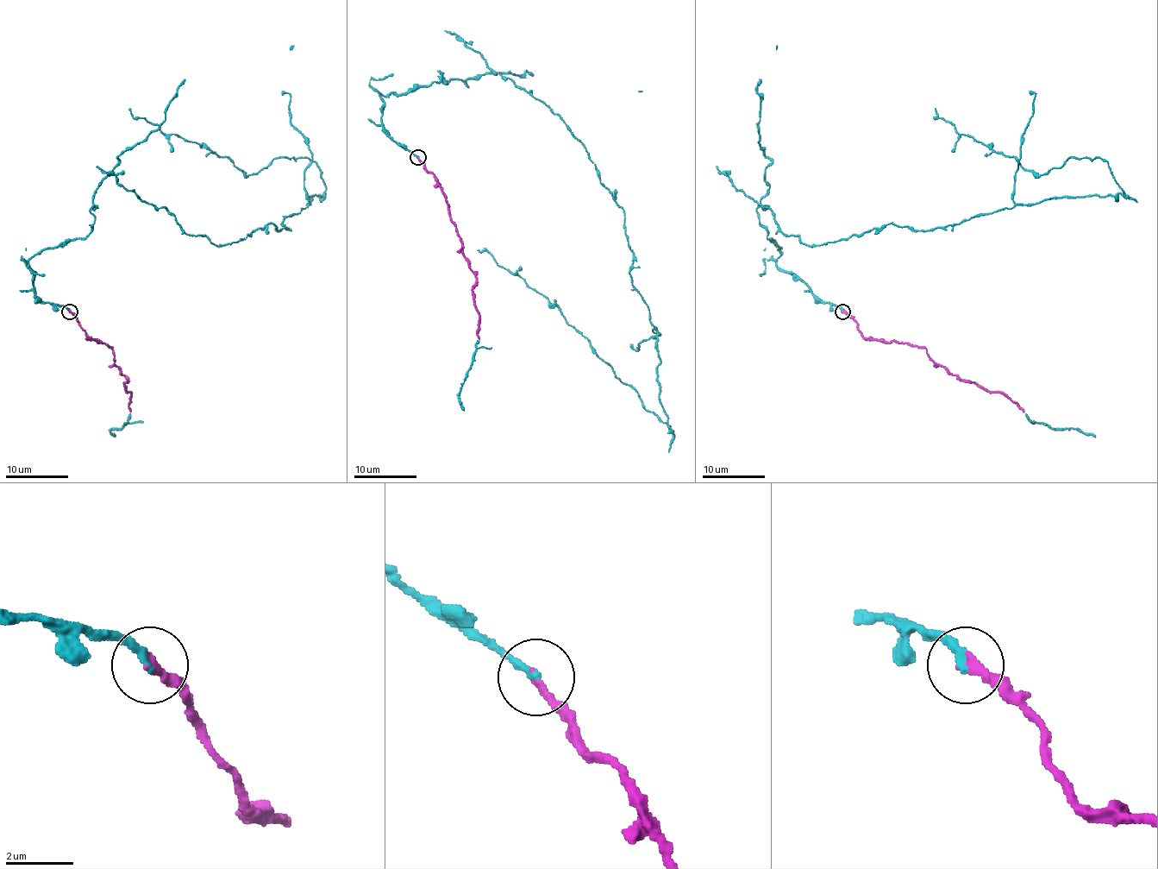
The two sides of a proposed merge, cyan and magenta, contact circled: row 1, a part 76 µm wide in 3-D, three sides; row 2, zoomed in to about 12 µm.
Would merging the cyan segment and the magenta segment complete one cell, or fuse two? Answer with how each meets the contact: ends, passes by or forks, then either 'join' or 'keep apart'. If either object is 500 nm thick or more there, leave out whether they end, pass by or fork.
cyan ends; magenta ends; join

